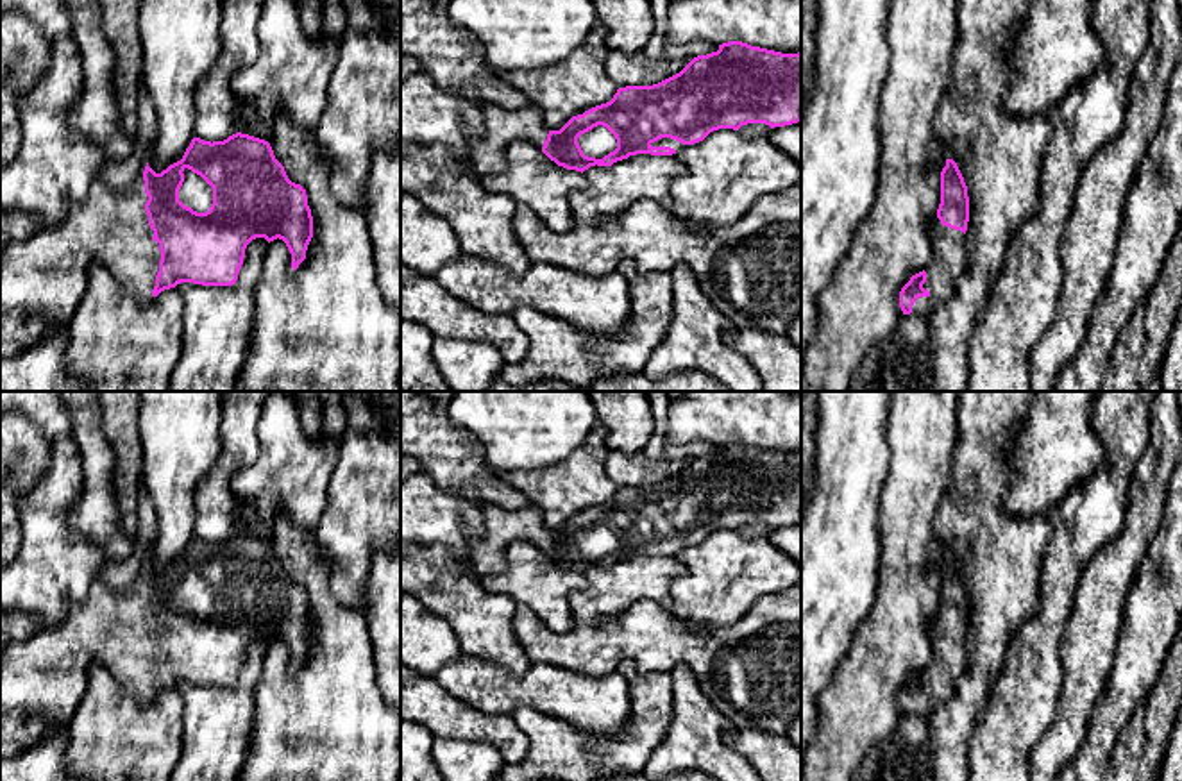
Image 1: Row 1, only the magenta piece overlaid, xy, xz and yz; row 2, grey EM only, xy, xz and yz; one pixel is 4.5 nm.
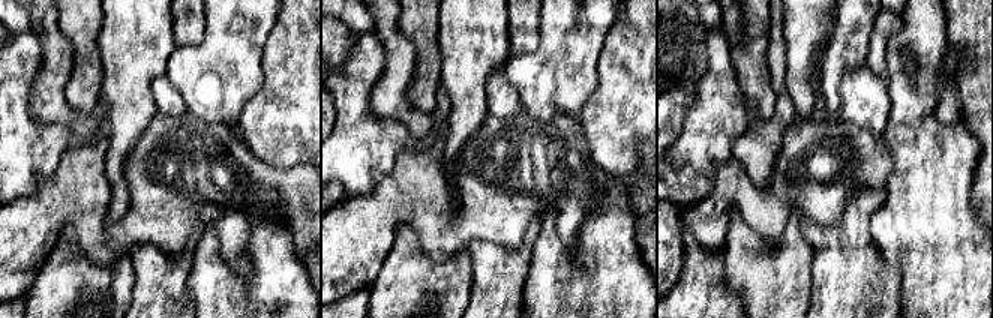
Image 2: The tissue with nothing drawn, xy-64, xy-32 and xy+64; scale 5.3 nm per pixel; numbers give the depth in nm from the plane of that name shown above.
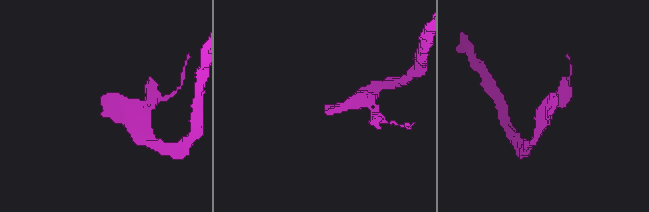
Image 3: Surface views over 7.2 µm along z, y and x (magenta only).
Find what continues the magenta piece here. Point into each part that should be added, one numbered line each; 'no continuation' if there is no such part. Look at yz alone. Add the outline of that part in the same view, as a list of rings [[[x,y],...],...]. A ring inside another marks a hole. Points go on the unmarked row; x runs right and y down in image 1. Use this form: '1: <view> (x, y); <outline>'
1: yz (950, 656); [[[937,615],[928,624],[933,658],[928,665],[924,690],[928,697],[919,697],[912,706],[912,718],[924,718],[942,706],[953,693],[957,679],[967,665],[966,634],[941,624]]]

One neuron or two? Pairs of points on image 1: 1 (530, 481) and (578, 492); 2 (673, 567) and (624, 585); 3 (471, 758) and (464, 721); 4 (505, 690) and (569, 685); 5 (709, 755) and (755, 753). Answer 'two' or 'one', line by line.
1: one
2: one
3: two
4: one
5: two

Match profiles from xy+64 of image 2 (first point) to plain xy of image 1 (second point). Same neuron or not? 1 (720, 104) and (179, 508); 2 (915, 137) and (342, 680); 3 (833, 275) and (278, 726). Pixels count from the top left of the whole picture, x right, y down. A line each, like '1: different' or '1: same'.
1: different
2: same
3: different

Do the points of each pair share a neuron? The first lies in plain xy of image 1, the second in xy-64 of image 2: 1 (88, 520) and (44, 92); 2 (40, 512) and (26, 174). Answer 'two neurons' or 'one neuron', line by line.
1: one neuron
2: one neuron

